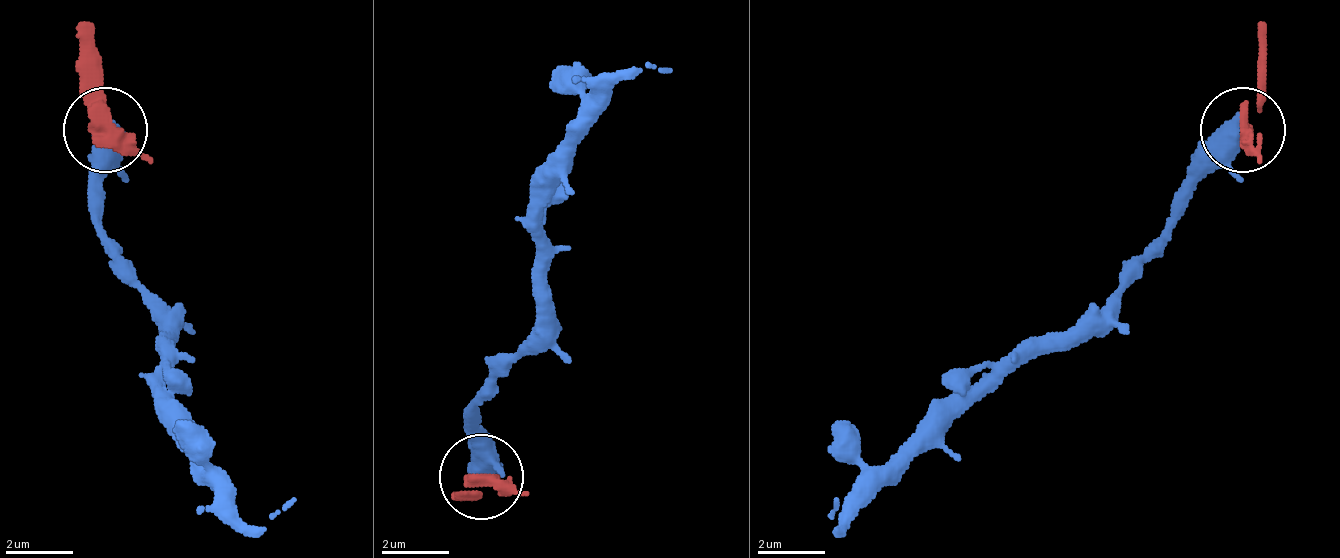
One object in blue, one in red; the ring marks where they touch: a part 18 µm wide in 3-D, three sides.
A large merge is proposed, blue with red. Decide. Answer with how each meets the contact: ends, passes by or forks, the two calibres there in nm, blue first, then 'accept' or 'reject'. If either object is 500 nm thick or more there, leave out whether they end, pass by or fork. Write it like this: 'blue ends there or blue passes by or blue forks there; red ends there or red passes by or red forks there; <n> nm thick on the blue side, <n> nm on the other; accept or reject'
700 nm thick on the blue side, 360 nm on the other; accept

